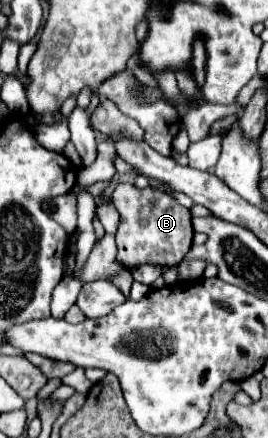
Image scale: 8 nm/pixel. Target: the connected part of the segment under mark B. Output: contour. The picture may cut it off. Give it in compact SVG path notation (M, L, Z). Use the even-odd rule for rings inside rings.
M119 183L111 195L113 205L121 215L121 223L117 229L117 259L133 269L141 263L155 263L161 267L179 265L183 255L191 249L193 227L191 213L181 207L175 199L157 189L137 189L131 183Z

